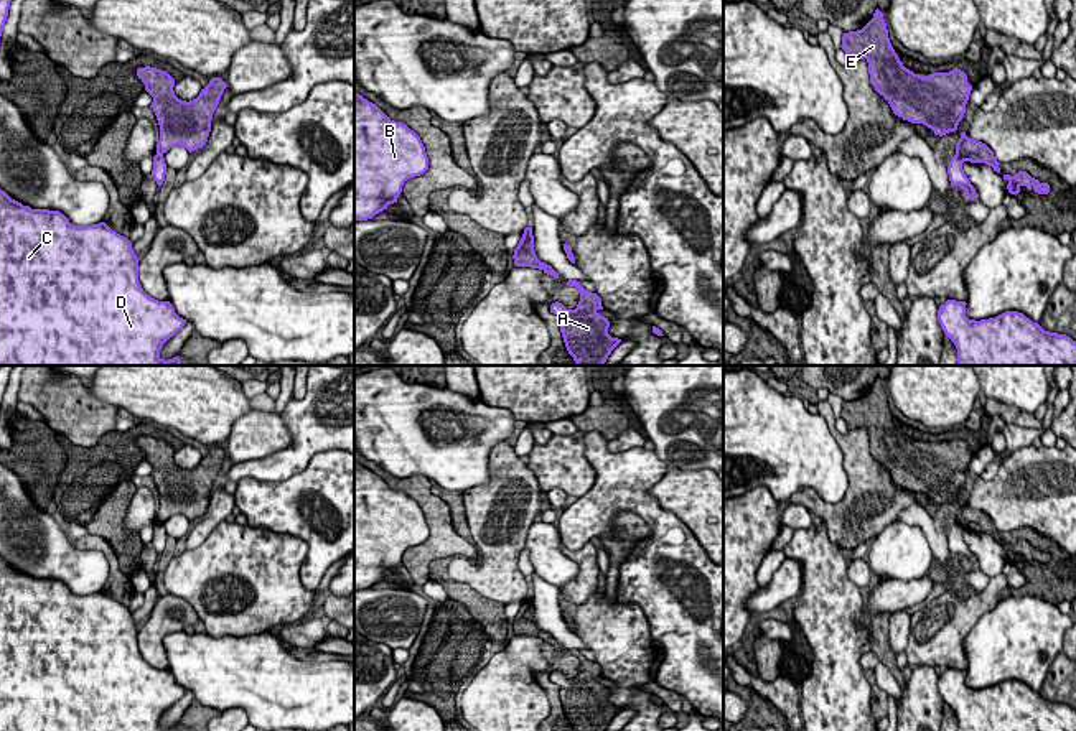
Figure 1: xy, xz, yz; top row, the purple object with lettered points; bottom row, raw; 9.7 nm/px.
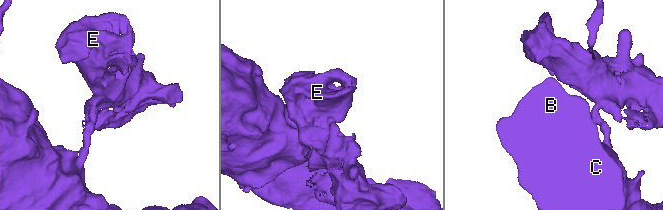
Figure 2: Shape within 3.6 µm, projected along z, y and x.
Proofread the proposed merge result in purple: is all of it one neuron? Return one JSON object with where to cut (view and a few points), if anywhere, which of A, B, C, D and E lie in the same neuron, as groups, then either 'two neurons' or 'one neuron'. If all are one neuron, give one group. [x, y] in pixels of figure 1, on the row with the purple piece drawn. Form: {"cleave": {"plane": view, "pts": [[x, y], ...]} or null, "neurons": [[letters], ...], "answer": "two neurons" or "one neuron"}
{"cleave": {"plane": "yz", "pts": [[956, 152], [964, 160]]}, "neurons": [["A", "E"], ["B", "C", "D"]], "answer": "two neurons"}

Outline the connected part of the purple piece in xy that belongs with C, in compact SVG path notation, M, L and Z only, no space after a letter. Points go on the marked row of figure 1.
M0 189L0 366L183 366L180 357L161 359L163 344L183 329L186 319L175 313L170 301L147 295L138 282L138 257L132 242L105 222L74 226L59 211L31 209Z

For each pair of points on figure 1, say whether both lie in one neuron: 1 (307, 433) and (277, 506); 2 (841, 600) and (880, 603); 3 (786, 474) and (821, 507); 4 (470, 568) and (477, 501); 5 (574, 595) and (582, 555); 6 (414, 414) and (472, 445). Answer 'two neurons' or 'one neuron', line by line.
1: two neurons
2: two neurons
3: two neurons
4: one neuron
5: one neuron
6: one neuron

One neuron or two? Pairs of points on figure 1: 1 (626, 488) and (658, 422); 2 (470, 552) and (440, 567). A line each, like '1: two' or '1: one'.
1: two
2: two

